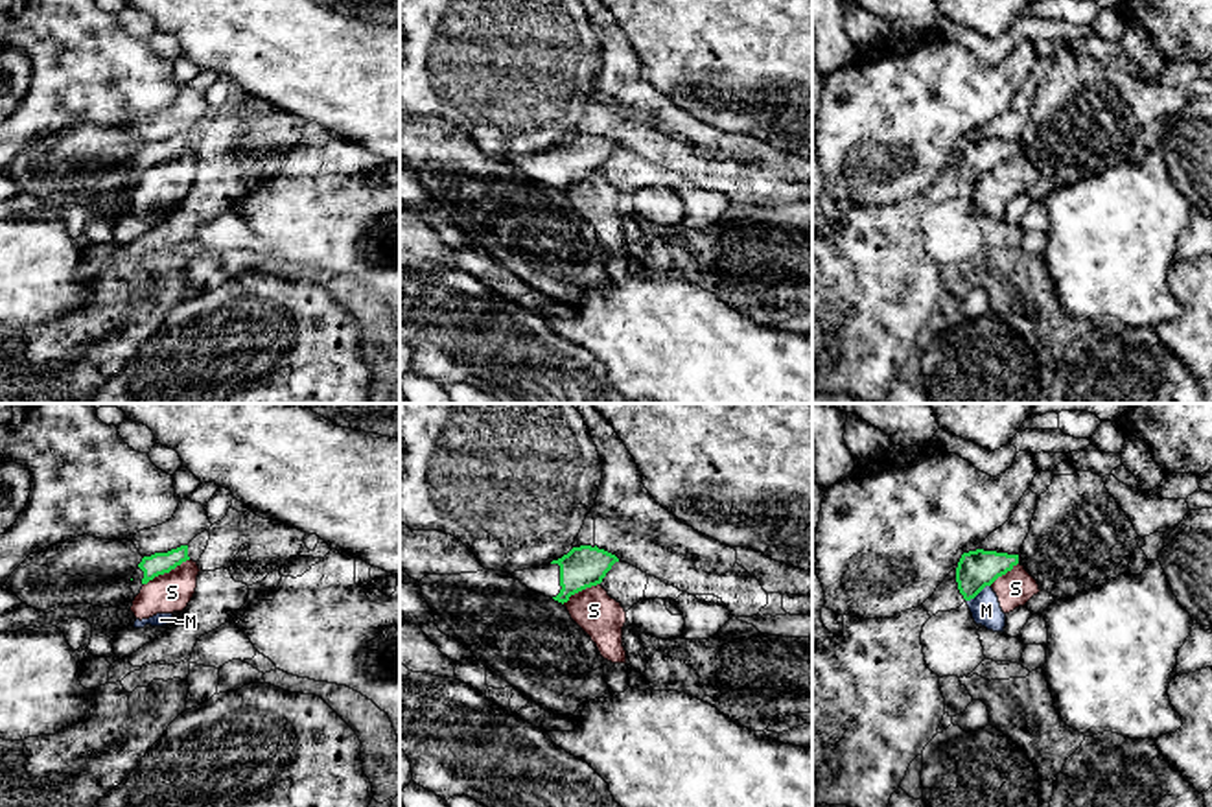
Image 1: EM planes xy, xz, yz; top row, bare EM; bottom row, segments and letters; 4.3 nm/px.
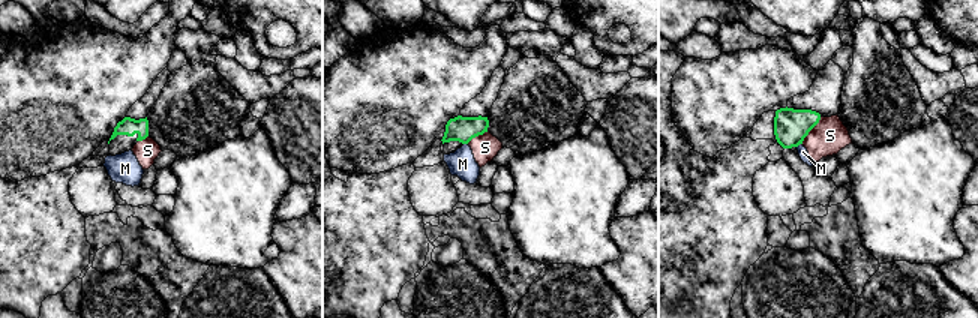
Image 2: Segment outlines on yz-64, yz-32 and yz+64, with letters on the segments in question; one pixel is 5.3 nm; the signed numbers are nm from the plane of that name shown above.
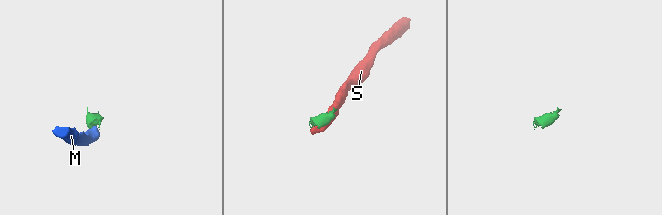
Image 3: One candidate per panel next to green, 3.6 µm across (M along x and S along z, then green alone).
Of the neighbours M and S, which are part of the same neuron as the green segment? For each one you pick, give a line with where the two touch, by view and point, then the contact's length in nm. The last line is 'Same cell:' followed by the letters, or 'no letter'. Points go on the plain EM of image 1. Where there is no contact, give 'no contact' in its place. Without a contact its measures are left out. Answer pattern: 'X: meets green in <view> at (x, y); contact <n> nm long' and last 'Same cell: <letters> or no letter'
Same cell: no letter

